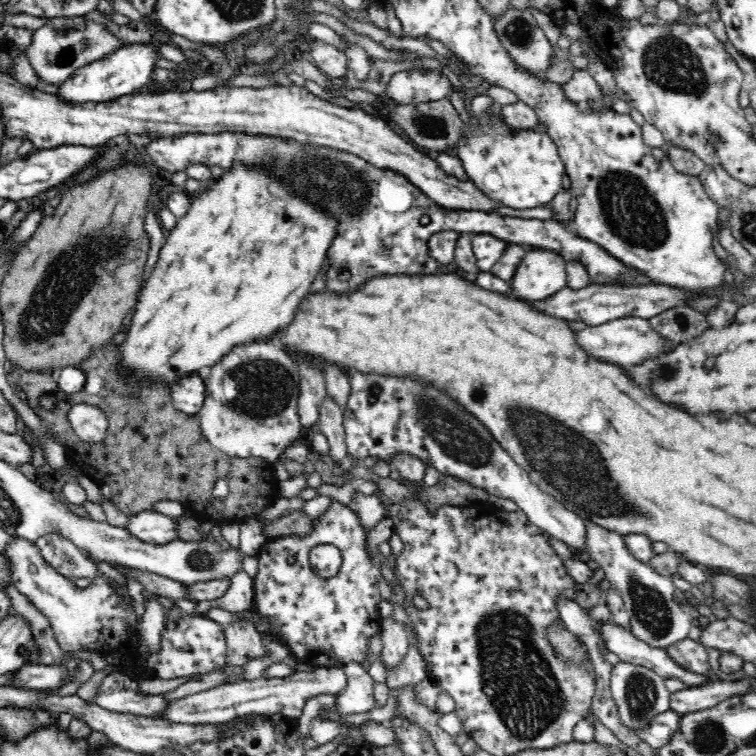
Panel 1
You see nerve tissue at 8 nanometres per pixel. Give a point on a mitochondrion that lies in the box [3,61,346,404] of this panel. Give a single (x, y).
(69, 275)

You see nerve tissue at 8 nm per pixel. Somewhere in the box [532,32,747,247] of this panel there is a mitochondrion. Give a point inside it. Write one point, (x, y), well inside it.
(669, 63)

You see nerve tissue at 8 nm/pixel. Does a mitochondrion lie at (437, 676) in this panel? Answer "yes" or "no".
no

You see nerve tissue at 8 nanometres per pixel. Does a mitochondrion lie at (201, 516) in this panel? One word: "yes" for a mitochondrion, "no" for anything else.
no

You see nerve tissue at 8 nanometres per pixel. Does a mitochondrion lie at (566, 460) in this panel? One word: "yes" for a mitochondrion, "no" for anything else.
yes

